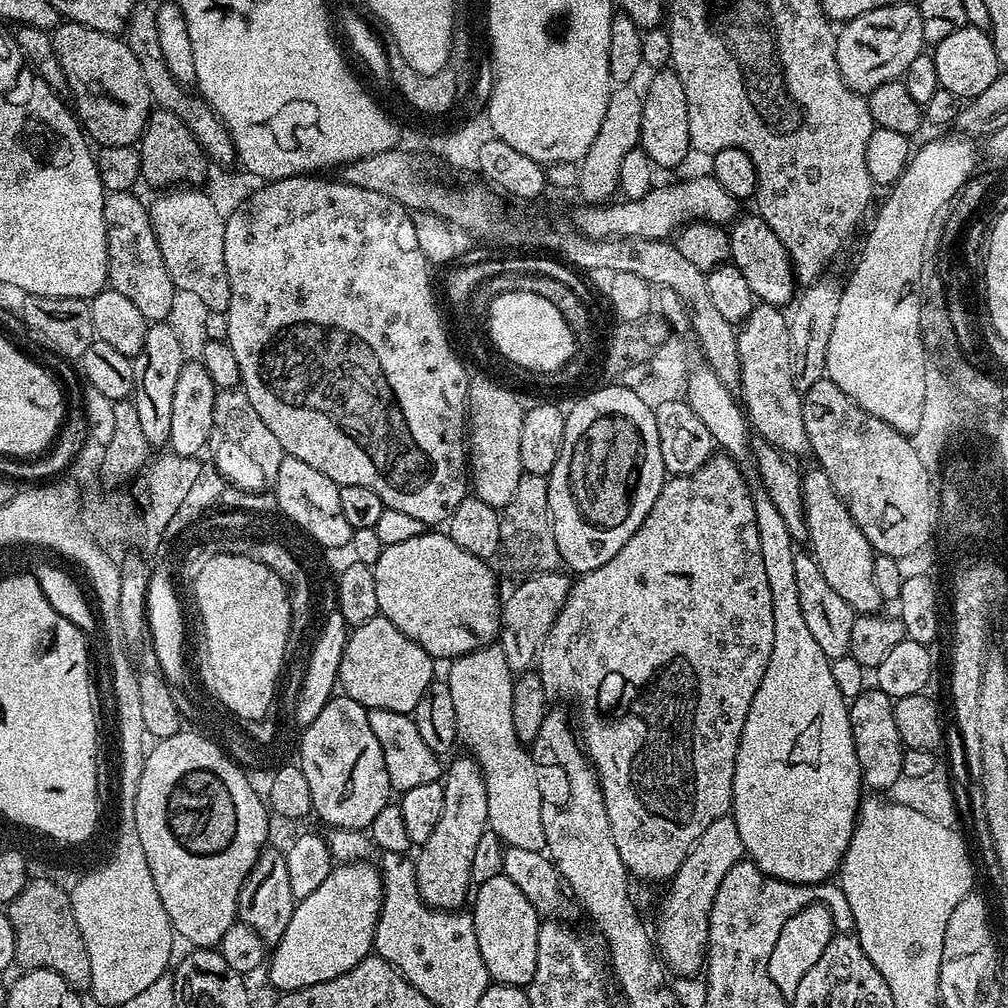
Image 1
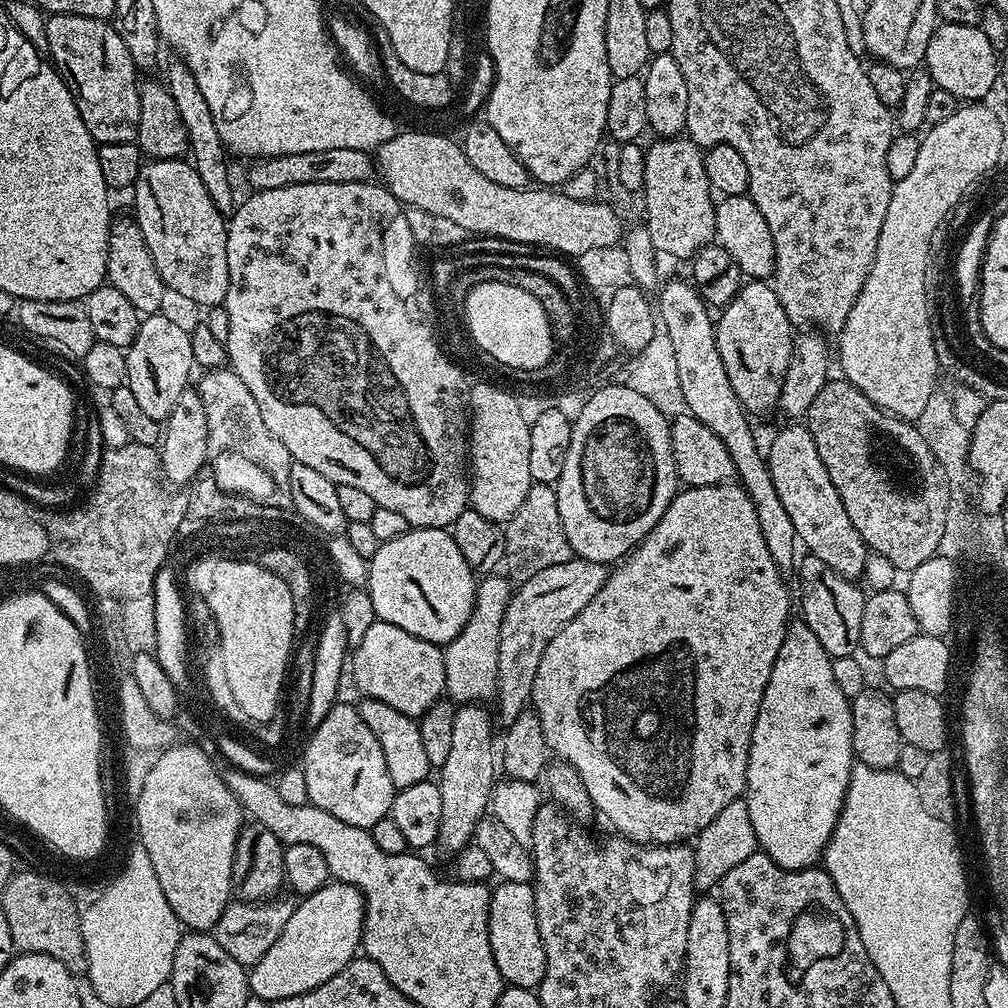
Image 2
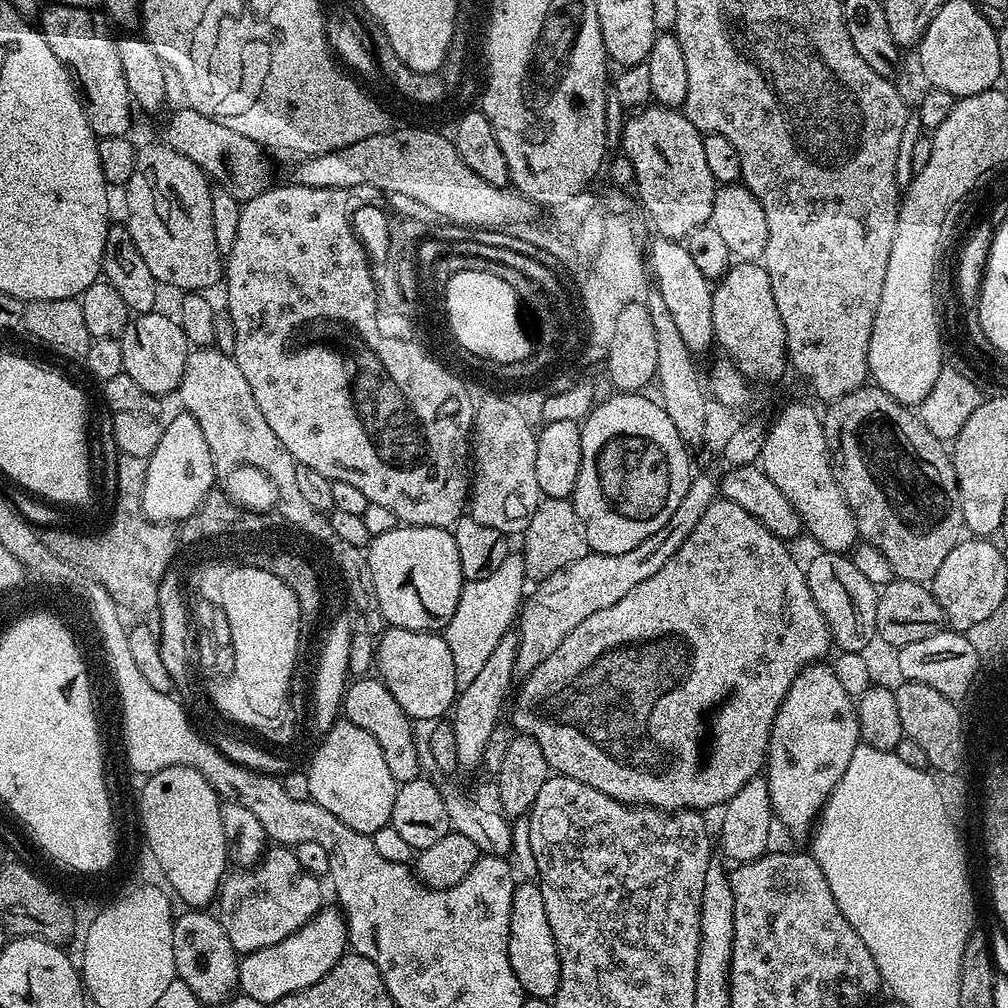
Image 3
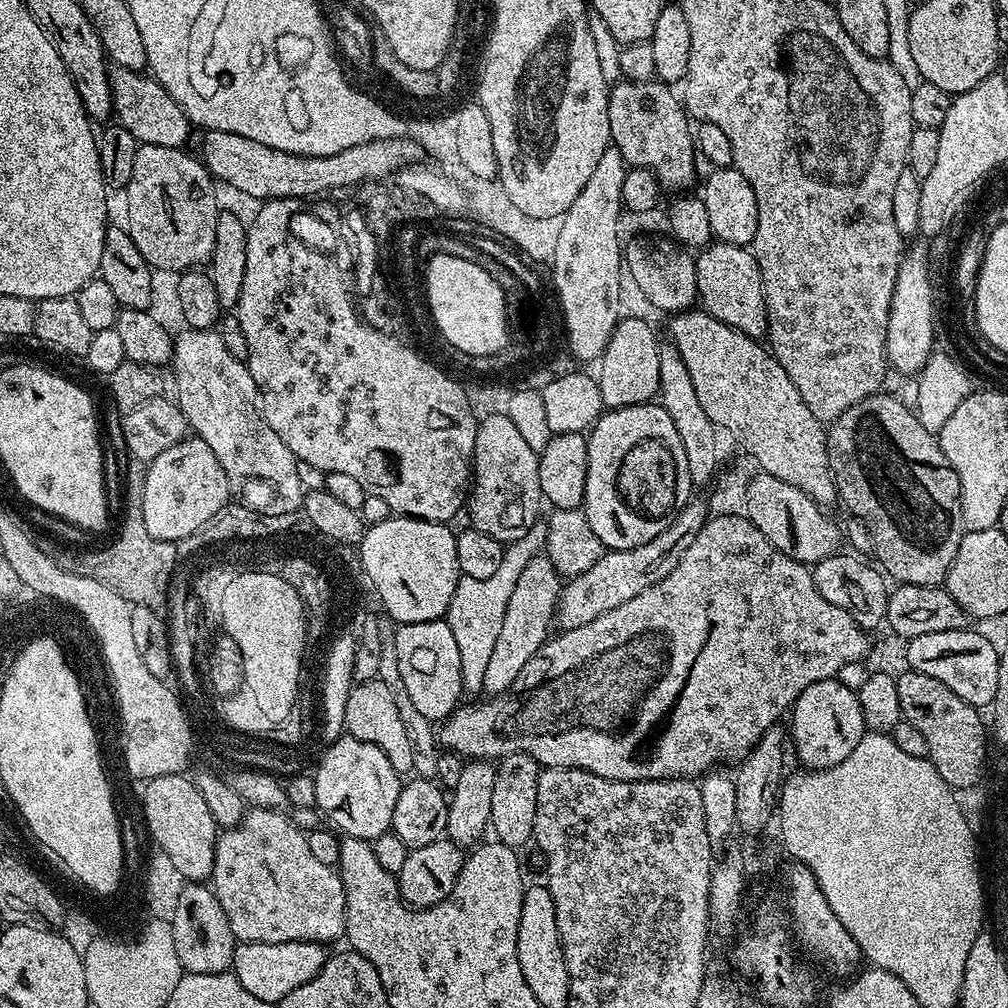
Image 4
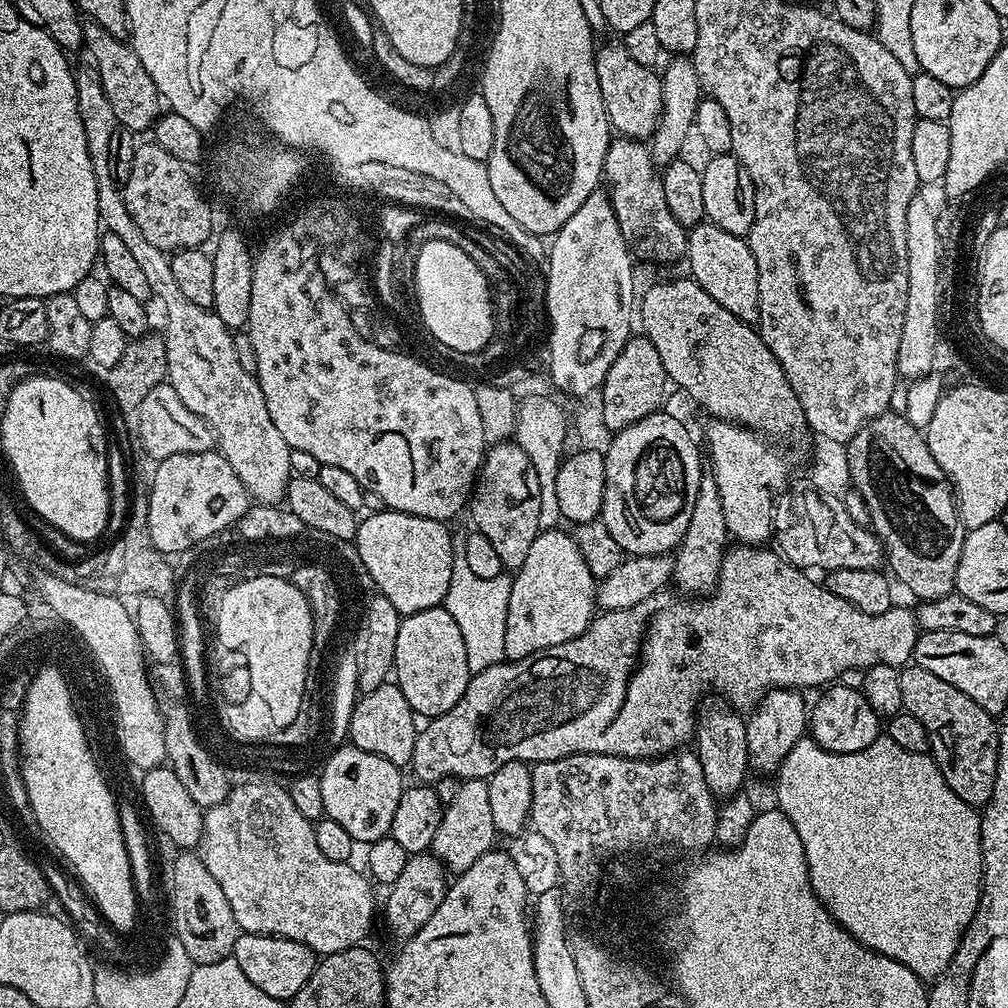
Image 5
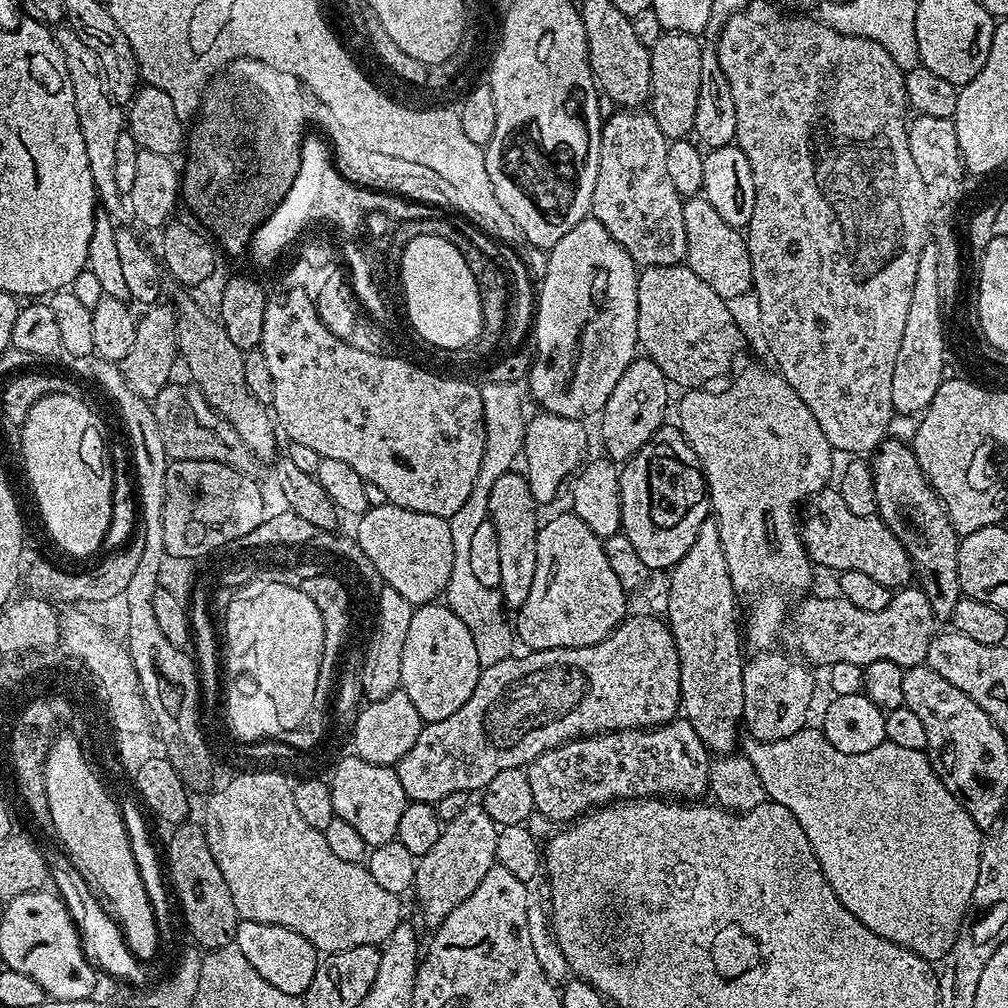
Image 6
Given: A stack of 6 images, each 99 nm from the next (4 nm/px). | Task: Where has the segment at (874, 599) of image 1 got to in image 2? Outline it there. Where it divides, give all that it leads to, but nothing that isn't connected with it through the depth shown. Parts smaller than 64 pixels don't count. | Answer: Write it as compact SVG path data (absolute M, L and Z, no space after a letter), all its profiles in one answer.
M800 422L784 427L788 428L782 429L766 448L766 459L774 490L778 490L778 498L782 498L782 506L786 506L790 522L794 522L796 539L803 547L804 544L808 547L811 555L822 558L830 570L847 580L859 581L864 575L870 549L862 534L854 530L854 522L850 522L850 514L846 514L846 506L842 506L842 498L838 498L838 490L834 490L810 430Z

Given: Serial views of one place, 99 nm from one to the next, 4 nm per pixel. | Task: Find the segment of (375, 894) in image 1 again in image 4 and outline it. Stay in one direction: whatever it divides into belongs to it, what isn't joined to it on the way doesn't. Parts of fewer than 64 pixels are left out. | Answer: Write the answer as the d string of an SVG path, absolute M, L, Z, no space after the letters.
M315 940L298 942L278 942L277 944L237 943L232 955L232 975L242 982L242 987L254 998L262 998L270 1006L275 1006L290 990L298 990L302 982L310 982L318 970L322 970L326 959L325 945Z

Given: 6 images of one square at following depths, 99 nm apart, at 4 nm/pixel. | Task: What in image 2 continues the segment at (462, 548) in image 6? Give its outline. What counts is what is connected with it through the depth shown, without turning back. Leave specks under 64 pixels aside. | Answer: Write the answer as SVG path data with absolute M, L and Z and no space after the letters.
M485 575L477 583L474 610L462 634L458 634L458 638L454 638L449 644L443 645L446 692L457 705L488 702L495 697L498 678L498 638L502 634L502 618L506 614L506 606L513 591L513 585L507 575Z

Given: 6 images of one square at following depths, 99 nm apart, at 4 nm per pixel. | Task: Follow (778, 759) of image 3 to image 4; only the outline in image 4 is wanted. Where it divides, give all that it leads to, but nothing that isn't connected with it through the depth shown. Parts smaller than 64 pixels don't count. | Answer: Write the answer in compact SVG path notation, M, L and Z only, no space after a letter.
M835 678L814 682L814 686L806 686L806 690L802 690L802 694L792 705L791 716L790 744L791 747L792 744L796 747L797 758L808 770L838 766L842 758L850 758L850 750L858 746L866 731L862 706L856 693L842 686L842 682Z

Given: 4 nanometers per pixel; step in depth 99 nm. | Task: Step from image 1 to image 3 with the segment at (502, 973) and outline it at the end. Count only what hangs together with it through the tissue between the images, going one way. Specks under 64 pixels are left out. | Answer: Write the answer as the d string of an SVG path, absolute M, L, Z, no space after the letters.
M536 882L517 883L510 902L510 932L508 934L508 957L514 966L514 978L522 986L525 997L534 1000L552 1000L560 981L560 959L546 918L546 905L542 903L542 890Z

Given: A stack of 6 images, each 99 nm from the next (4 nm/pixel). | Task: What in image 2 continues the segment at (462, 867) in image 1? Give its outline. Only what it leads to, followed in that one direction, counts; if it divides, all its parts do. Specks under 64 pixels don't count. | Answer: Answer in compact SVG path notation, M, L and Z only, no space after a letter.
M483 703L461 704L454 714L450 755L438 770L442 794L442 822L438 826L436 844L449 854L461 852L473 843L476 824L486 816L492 802L492 793L498 783L498 752L492 749L494 716Z

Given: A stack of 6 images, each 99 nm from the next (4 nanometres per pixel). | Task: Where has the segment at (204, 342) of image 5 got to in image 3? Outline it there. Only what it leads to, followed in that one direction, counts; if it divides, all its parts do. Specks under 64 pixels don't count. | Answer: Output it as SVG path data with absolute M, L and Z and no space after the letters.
M215 346L198 348L188 353L186 370L180 383L184 392L183 407L202 426L202 434L206 434L206 446L210 446L210 454L214 458L216 484L224 495L243 509L255 513L271 513L275 510L294 529L299 529L305 537L316 532L316 522L325 521L325 513L316 511L302 494L298 486L297 463L292 455L278 442L278 434L270 430L266 418L262 418L262 410L258 410L258 402L254 402L254 394L250 394L250 386L246 386L246 378L242 378L242 370L238 370L235 359L222 353Z

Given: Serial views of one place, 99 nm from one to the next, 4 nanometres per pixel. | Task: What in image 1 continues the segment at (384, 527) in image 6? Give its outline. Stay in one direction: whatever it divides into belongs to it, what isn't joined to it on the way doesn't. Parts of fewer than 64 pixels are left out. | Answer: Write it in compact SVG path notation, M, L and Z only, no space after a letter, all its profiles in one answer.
M426 530L418 538L409 538L406 542L398 542L398 546L384 548L372 570L374 587L378 589L380 615L386 617L390 622L394 622L394 626L398 626L398 630L402 630L402 634L406 634L406 638L418 642L422 646L422 650L426 650L426 654L430 654L437 661L451 662L460 656L470 654L474 650L484 648L497 639L500 630L500 609L502 607L502 592L500 596L499 590L496 589L496 576L488 568L491 568L489 561L474 558L474 554L466 554L466 550L462 550L462 546L458 546L447 534L440 530Z

